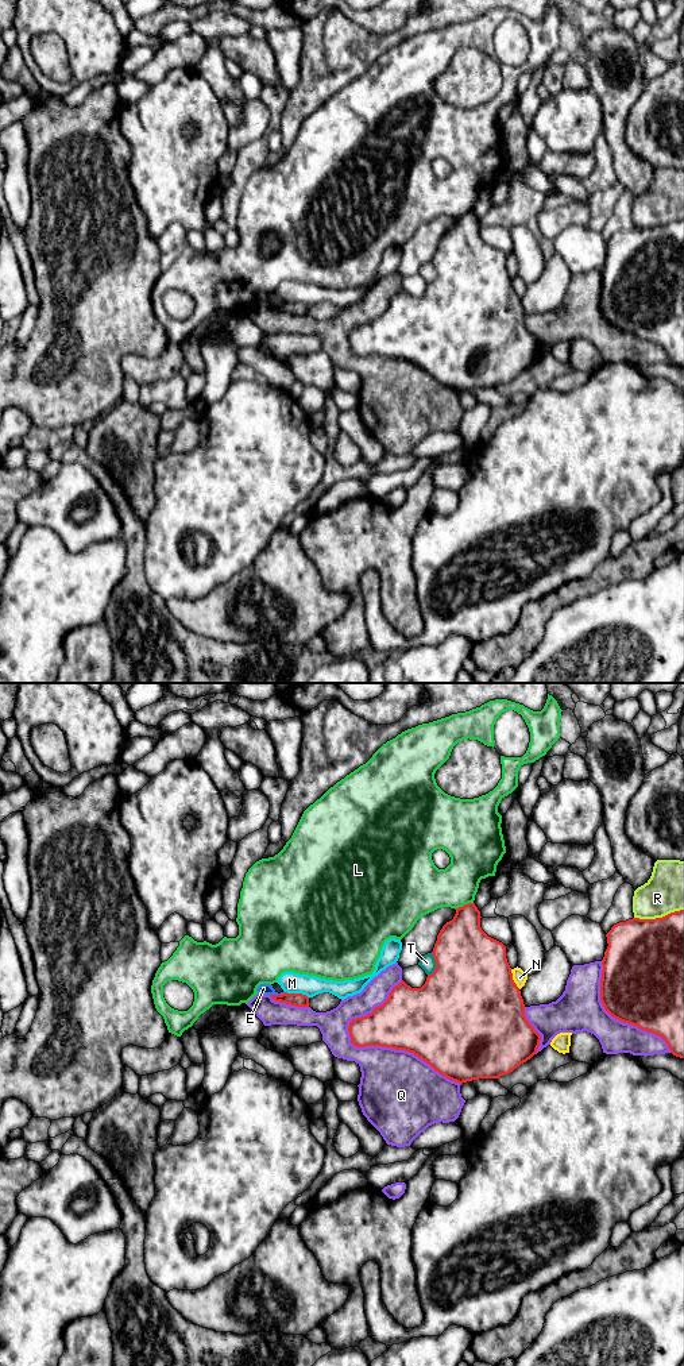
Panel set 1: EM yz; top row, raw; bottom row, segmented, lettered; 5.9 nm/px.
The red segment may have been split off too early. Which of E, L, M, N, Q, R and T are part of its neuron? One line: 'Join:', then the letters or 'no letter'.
Join: no letter

